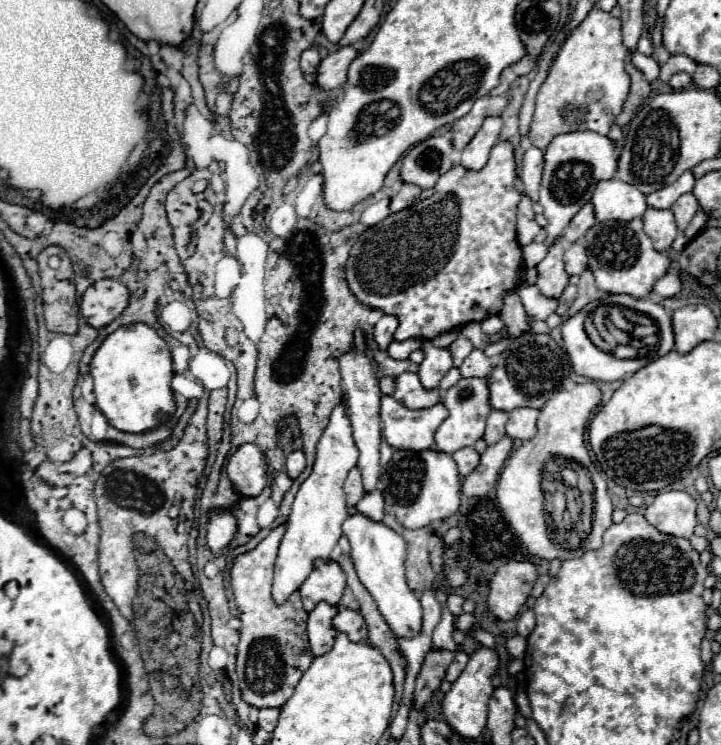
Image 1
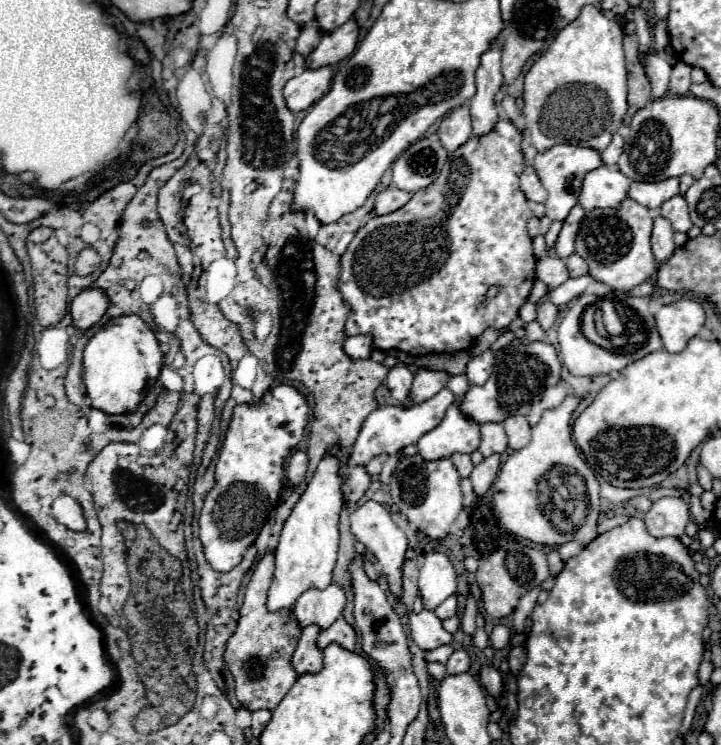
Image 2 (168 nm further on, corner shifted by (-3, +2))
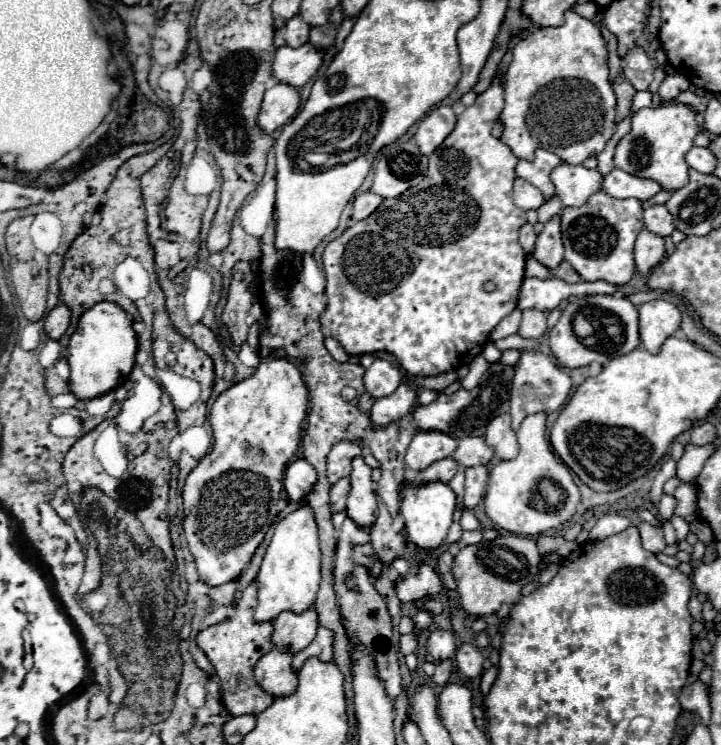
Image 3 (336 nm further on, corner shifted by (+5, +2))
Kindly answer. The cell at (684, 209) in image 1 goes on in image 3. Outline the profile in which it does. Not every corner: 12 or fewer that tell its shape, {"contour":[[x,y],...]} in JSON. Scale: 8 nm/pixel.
{"contour":[[664,205],[644,211],[644,227],[660,237],[674,231]]}

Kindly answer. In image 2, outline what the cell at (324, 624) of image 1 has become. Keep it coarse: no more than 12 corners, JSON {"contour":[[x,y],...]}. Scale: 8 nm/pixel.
{"contour":[[318,625],[302,629],[292,665],[298,675],[318,673],[324,665],[316,647]]}

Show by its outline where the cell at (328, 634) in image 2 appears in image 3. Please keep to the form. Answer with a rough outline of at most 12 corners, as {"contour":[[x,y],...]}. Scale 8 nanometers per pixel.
{"contour":[[318,627],[314,641],[292,659],[298,671],[306,659],[332,661],[332,631]]}

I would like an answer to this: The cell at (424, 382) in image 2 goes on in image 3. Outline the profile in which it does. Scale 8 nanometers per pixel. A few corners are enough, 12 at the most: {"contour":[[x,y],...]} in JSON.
{"contour":[[400,385],[370,409],[374,429],[388,427],[416,407],[416,391]]}

